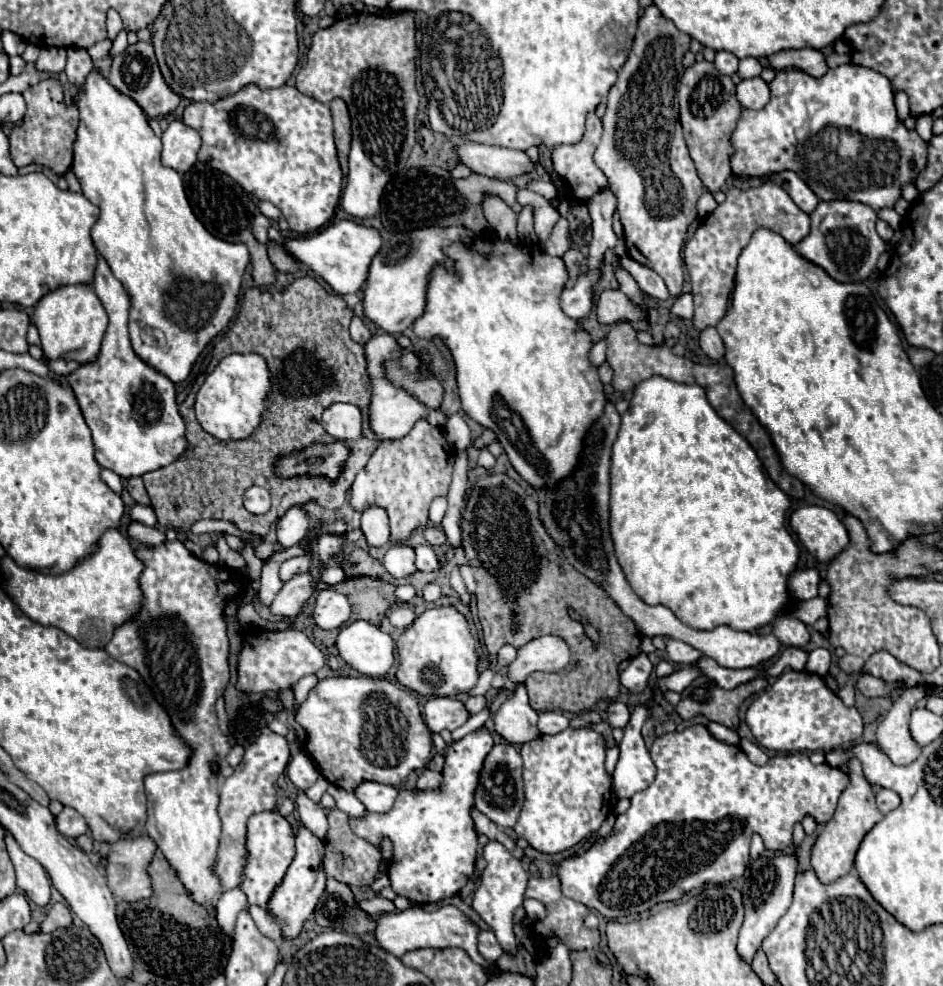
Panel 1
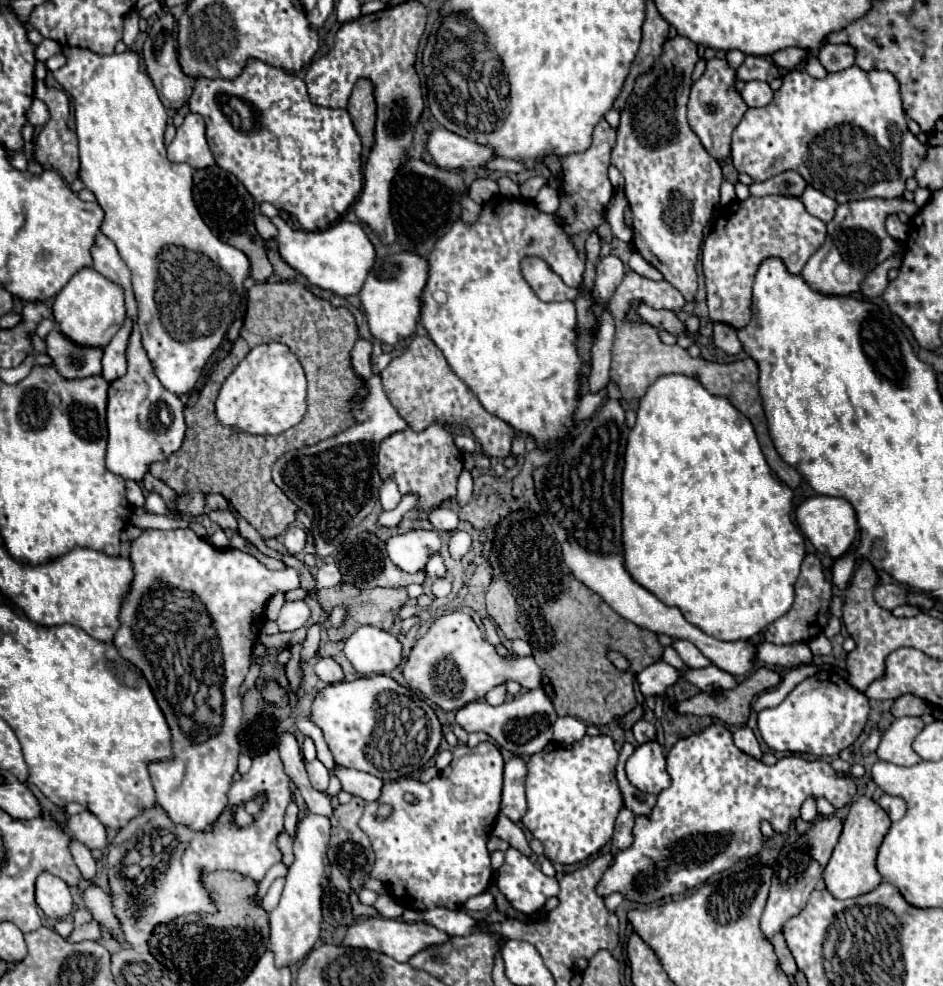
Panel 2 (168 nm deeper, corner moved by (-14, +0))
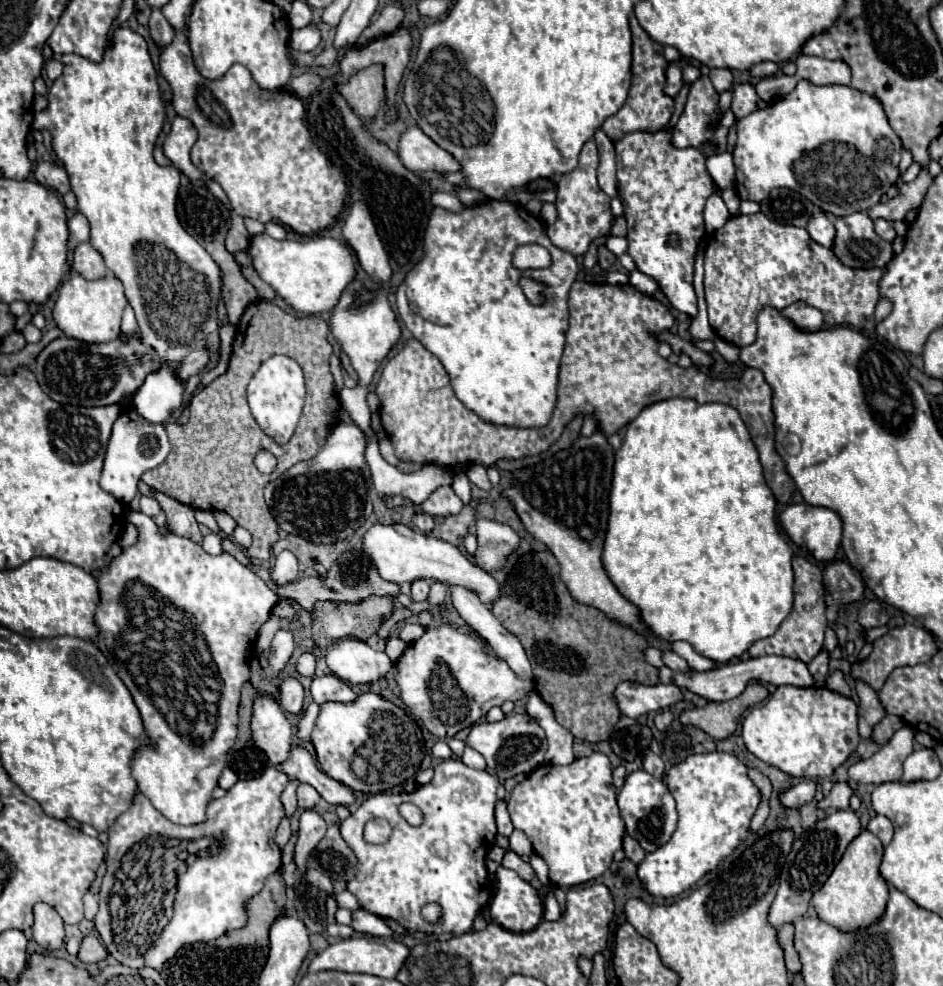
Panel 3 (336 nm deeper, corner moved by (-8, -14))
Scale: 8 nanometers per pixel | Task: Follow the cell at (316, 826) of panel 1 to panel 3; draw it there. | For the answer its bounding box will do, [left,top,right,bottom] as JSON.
[252,696,292,766]

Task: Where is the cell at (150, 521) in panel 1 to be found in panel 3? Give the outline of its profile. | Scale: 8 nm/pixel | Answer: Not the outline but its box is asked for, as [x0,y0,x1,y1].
[140,496,160,516]

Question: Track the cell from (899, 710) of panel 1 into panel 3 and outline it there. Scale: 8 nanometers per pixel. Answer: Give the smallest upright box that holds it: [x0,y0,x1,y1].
[848,726,914,784]

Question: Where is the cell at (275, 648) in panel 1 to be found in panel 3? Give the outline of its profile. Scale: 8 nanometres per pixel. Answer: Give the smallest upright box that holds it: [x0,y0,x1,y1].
[310,674,356,704]

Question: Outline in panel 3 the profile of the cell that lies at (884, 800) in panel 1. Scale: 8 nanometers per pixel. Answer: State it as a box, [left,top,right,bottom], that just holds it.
[868,816,894,846]

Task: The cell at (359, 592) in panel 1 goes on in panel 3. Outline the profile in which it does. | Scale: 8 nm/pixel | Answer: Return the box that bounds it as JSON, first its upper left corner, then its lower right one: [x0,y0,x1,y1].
[312,596,394,648]

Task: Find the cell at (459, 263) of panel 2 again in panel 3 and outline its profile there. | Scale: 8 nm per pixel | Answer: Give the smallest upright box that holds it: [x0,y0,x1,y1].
[396,200,578,428]

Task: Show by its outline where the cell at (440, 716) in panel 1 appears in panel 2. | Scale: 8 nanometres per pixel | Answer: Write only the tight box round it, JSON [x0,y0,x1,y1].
[456,688,556,758]

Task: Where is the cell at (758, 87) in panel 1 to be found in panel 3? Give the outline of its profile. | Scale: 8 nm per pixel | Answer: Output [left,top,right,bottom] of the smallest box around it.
[732,84,758,120]

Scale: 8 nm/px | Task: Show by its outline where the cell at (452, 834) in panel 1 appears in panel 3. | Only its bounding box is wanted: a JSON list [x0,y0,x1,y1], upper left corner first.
[340,758,498,936]

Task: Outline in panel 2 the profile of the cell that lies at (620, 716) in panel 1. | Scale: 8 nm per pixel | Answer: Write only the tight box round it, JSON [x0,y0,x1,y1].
[632,720,656,744]

